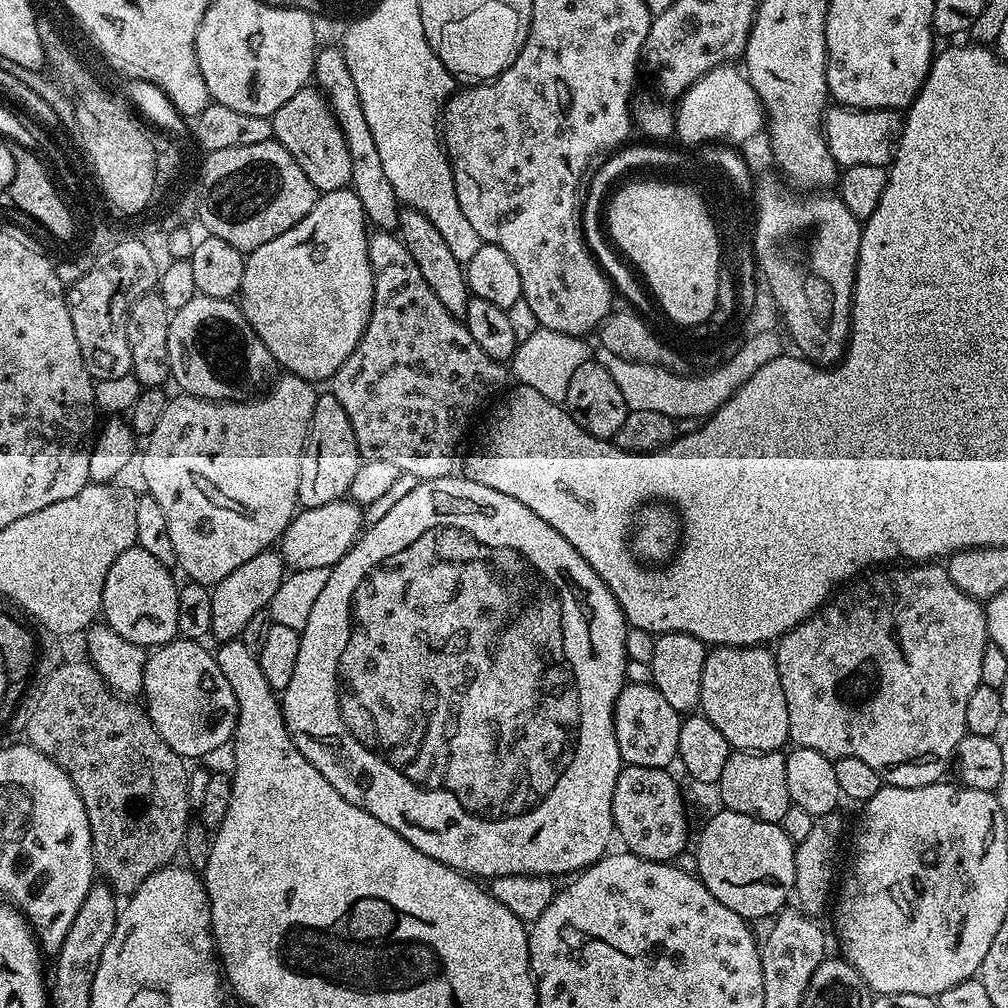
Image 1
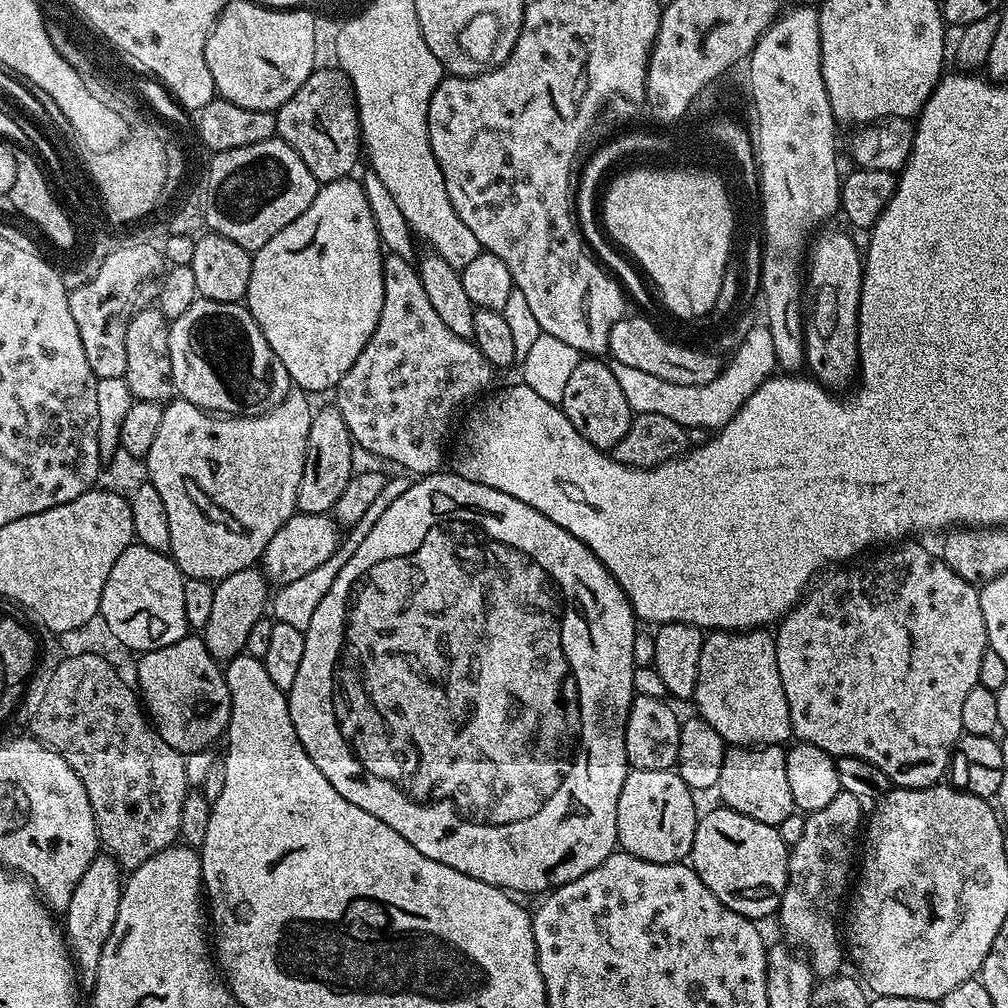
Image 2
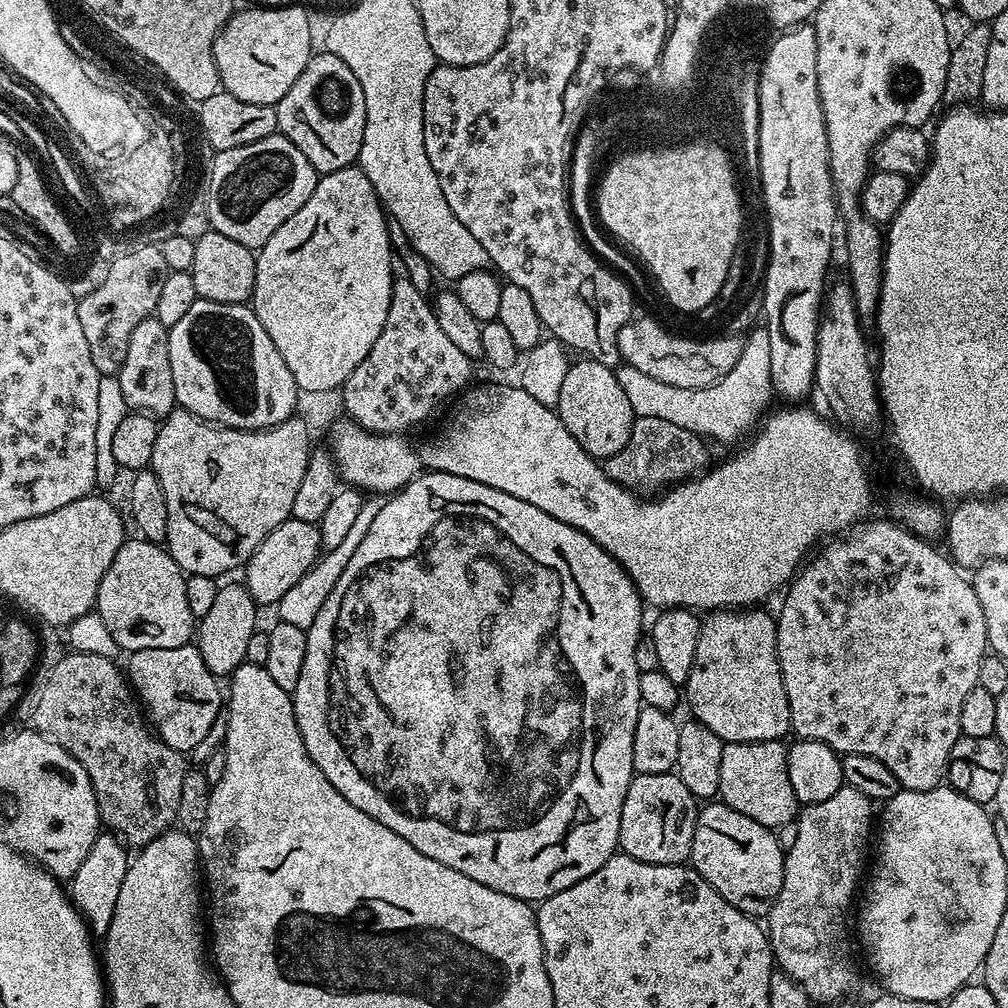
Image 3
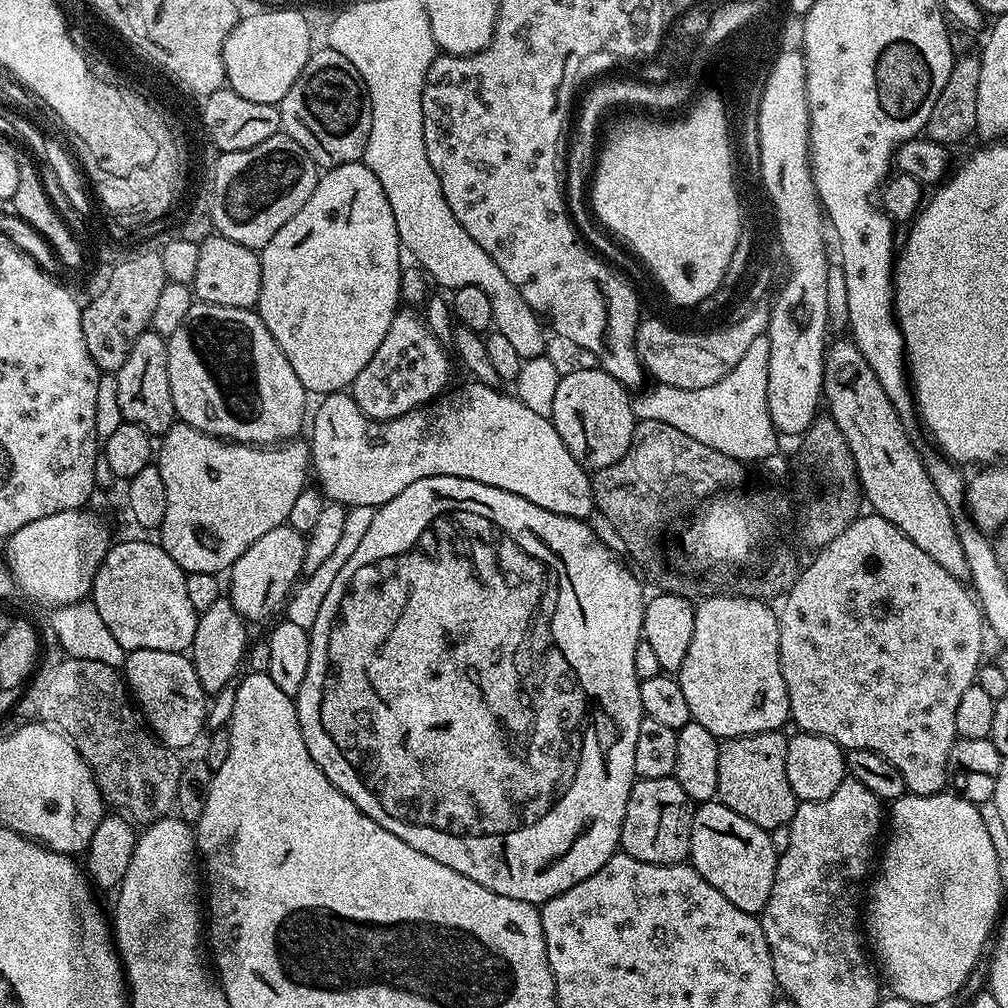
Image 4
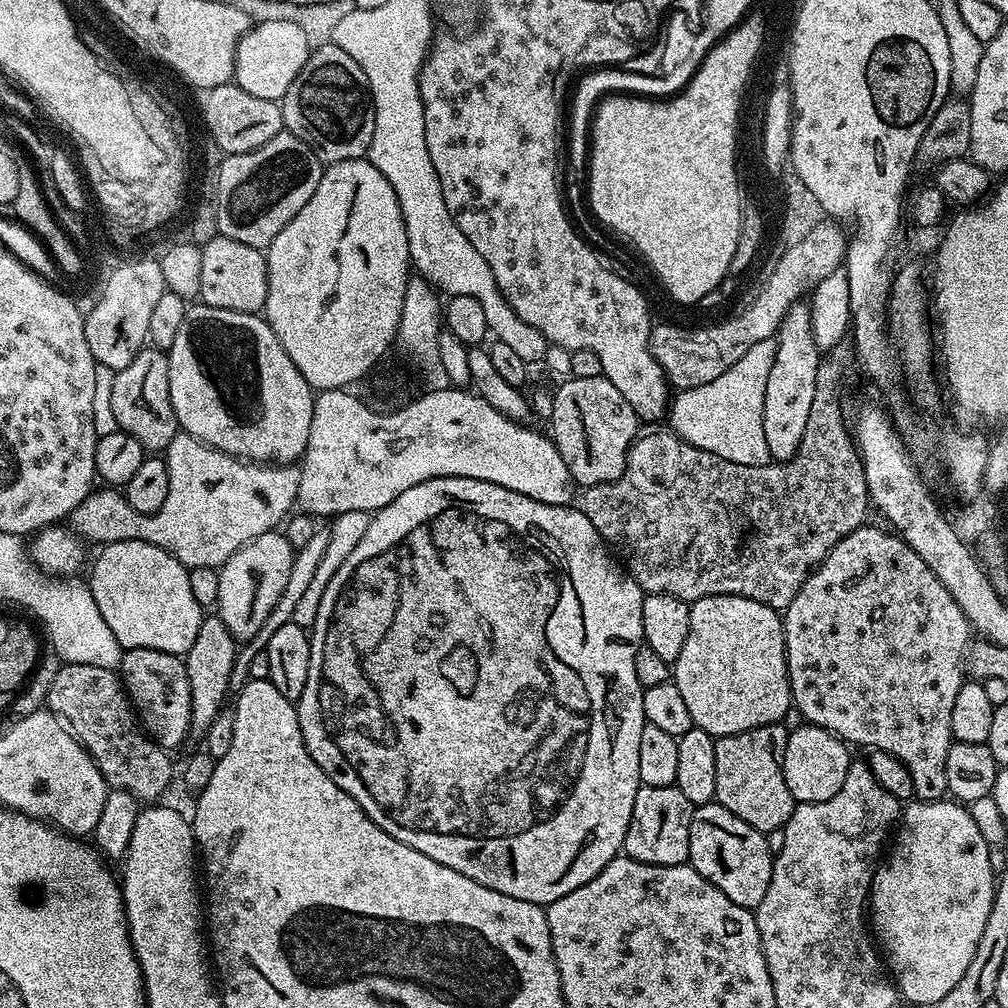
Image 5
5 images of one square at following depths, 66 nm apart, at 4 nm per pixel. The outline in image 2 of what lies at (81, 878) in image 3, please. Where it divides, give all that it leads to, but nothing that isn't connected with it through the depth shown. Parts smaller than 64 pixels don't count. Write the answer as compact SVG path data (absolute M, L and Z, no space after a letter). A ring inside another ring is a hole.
M98 854L90 866L86 866L86 874L82 874L81 881L74 888L70 906L62 913L62 931L68 941L68 950L72 953L72 963L81 985L92 986L96 983L98 962L102 962L102 946L106 946L106 938L110 938L110 930L114 930L114 922L118 918L118 902L123 893L119 862L113 856Z

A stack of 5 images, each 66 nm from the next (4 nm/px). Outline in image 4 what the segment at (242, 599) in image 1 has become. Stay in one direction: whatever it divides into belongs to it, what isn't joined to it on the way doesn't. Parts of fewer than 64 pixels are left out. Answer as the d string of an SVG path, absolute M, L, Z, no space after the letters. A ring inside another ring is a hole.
M222 598L210 606L210 610L199 613L196 617L196 629L190 649L190 659L194 670L198 674L198 682L202 682L202 690L215 694L226 686L230 678L234 678L241 671L246 660L246 653L250 647L248 628L244 617L234 610L231 599Z

